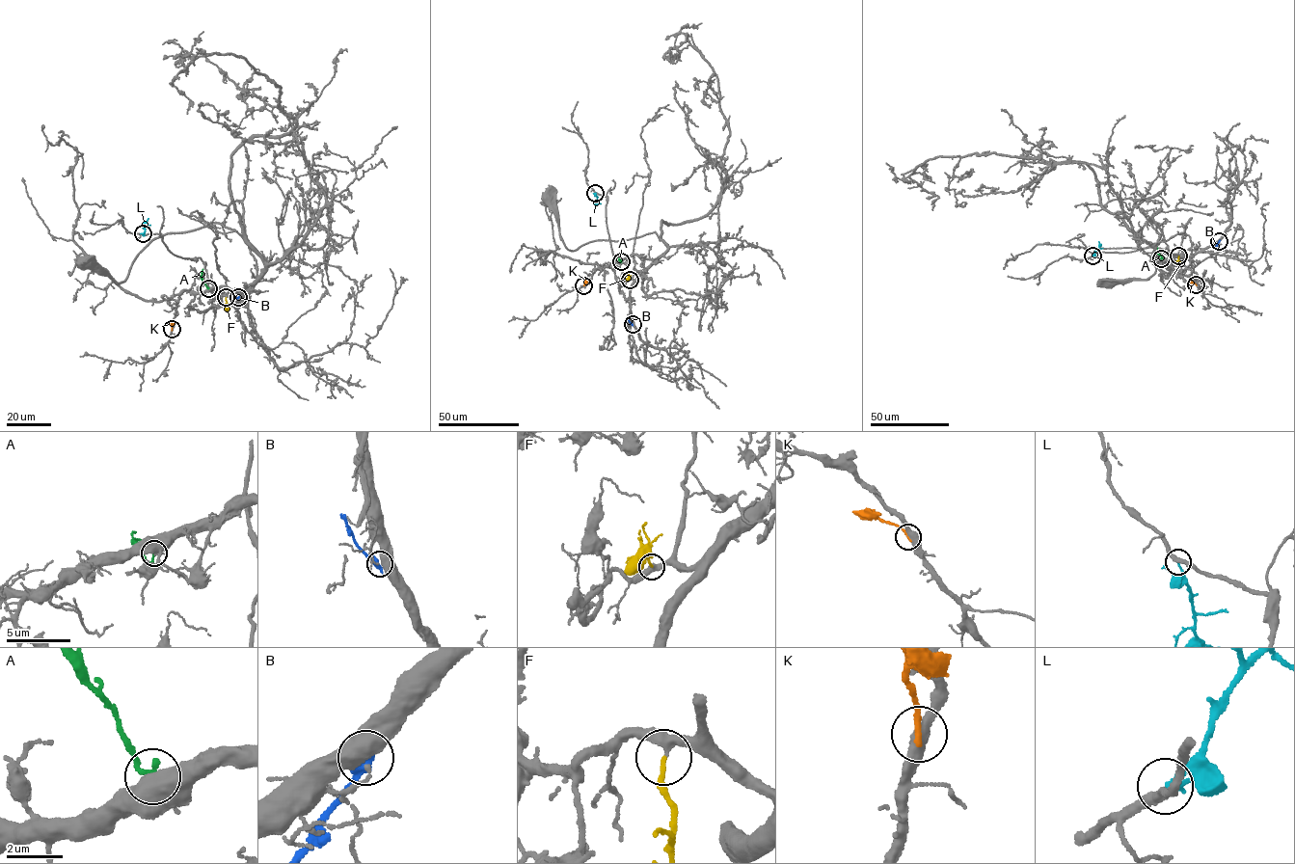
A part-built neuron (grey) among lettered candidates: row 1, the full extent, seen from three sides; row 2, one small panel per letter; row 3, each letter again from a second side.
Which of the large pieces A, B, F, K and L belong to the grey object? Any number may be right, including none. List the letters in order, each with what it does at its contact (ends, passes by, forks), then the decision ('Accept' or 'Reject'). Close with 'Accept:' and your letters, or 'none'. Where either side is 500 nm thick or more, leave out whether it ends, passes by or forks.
A: It ends there. Accept
B: Reject
F: It ends there. Accept
K: It ends there. Reject
L: It ends there. Reject
Accept: A, F

